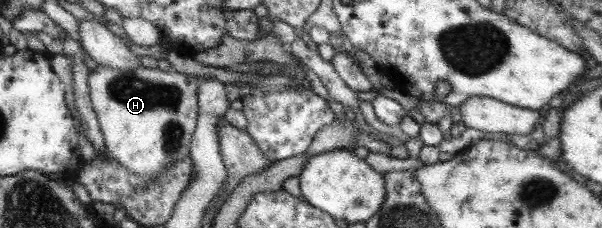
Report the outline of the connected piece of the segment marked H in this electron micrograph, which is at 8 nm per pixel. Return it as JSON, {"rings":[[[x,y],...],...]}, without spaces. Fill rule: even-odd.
{"rings":[[[97,64],[88,72],[87,85],[105,152],[129,172],[154,183],[161,170],[189,155],[197,121],[195,89],[199,81],[209,79],[211,76],[164,72],[140,64],[126,70]]]}

